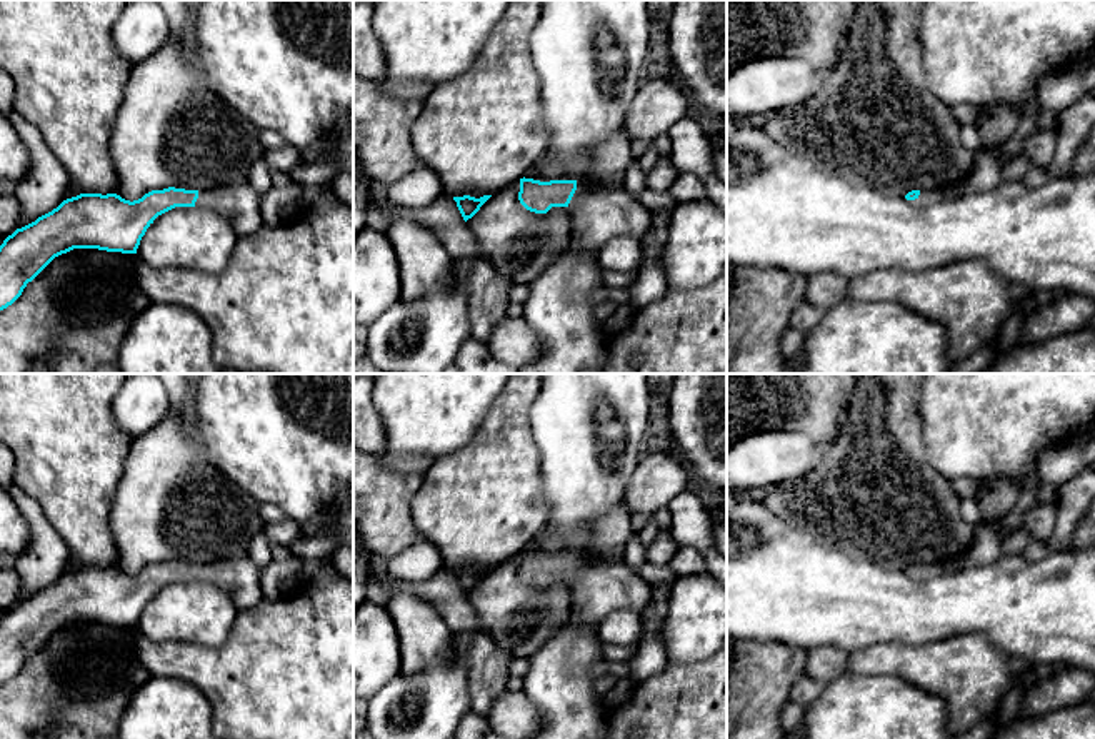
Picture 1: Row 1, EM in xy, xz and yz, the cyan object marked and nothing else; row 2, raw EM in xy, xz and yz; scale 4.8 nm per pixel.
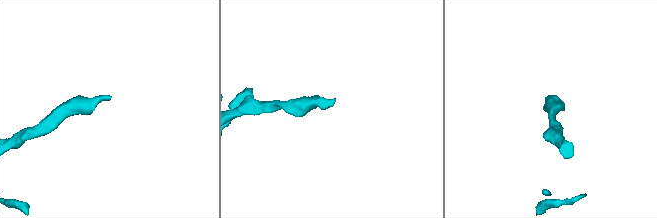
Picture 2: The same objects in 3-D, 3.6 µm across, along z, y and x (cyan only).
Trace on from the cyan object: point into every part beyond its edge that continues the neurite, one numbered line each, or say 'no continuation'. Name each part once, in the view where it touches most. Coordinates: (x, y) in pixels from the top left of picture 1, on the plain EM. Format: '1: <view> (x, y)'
1: xz (599, 586)

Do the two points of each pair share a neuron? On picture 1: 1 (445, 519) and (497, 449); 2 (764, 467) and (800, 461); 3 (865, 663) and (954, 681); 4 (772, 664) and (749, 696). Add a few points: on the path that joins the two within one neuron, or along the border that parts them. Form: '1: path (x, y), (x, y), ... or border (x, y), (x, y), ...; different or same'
1: path (462, 502), (497, 466); same
2: path (772, 461), (792, 461); same
3: path (887, 663), (910, 663), (932, 668); same
4: path (764, 673), (749, 688); same

